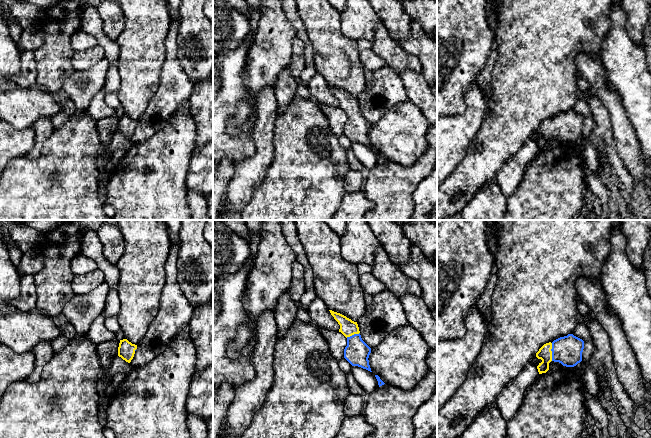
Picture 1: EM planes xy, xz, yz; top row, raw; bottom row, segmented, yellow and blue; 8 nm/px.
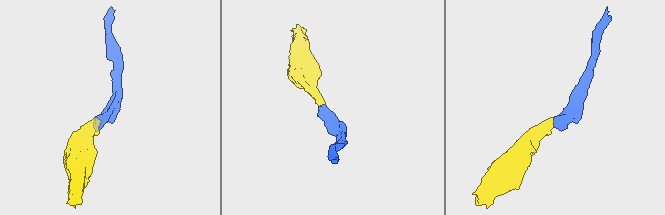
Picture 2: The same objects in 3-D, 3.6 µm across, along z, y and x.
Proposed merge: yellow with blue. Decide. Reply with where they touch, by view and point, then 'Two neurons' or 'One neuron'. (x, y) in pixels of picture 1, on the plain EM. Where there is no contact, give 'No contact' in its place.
Touches yellow at yz (551, 128). One neuron

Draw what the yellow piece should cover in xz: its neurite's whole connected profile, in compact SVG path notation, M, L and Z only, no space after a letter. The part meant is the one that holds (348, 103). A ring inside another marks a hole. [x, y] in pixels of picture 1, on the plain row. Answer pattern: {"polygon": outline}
{"polygon": "M332 86L329 87L340 101L339 108L347 114L344 134L352 142L358 142L372 148L368 136L371 124L362 116L357 98L352 97L340 89Z"}

